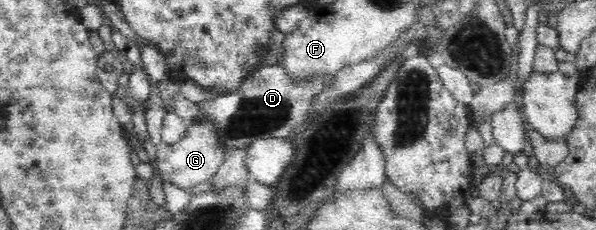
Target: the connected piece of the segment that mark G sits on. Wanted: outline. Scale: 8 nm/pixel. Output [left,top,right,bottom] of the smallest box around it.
[157,118,227,192]

